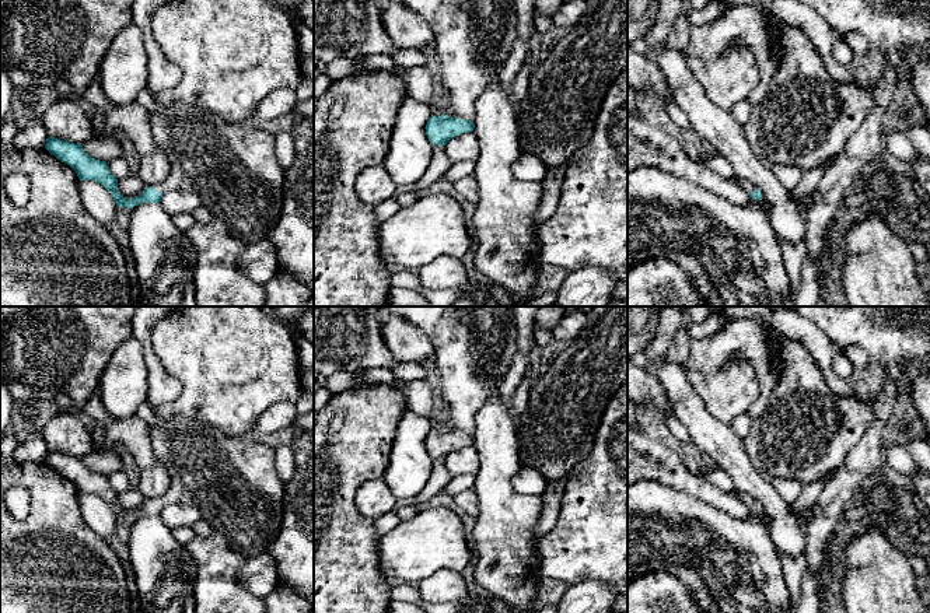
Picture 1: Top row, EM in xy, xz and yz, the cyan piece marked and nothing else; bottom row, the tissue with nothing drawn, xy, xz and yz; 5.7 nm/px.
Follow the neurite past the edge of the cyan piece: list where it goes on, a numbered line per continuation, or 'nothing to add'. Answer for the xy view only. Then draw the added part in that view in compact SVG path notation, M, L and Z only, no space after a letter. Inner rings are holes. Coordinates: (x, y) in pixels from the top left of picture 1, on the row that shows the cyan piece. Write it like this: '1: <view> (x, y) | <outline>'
1: xy (233, 167) | M171 102L161 115L148 115L155 144L165 151L171 162L168 178L153 188L161 193L168 190L190 190L214 218L223 220L227 230L249 244L261 241L277 224L284 202L284 169L276 157L276 136L256 123L227 123L217 115L188 105Z

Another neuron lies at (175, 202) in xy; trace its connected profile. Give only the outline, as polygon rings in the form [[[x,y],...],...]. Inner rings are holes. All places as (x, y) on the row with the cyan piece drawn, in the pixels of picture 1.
[[[181,189],[162,193],[160,203],[172,217],[182,213],[193,213],[199,206],[202,206],[202,200],[196,193]]]

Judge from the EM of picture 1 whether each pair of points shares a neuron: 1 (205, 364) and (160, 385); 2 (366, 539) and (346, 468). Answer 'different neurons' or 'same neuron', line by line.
1: different neurons
2: same neuron

